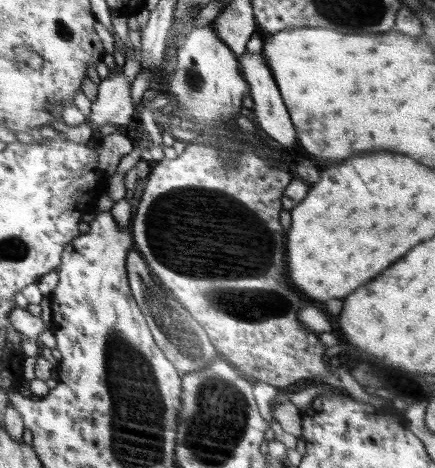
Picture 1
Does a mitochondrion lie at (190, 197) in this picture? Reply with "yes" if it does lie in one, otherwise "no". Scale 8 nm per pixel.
yes

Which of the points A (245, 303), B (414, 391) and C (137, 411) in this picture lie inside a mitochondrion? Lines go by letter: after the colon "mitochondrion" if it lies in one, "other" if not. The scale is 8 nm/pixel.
A: mitochondrion
B: other
C: mitochondrion

